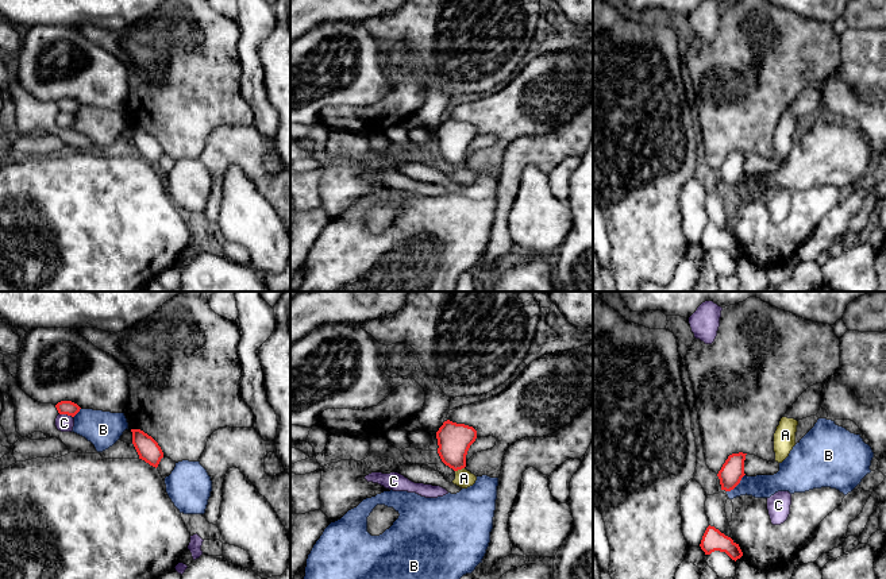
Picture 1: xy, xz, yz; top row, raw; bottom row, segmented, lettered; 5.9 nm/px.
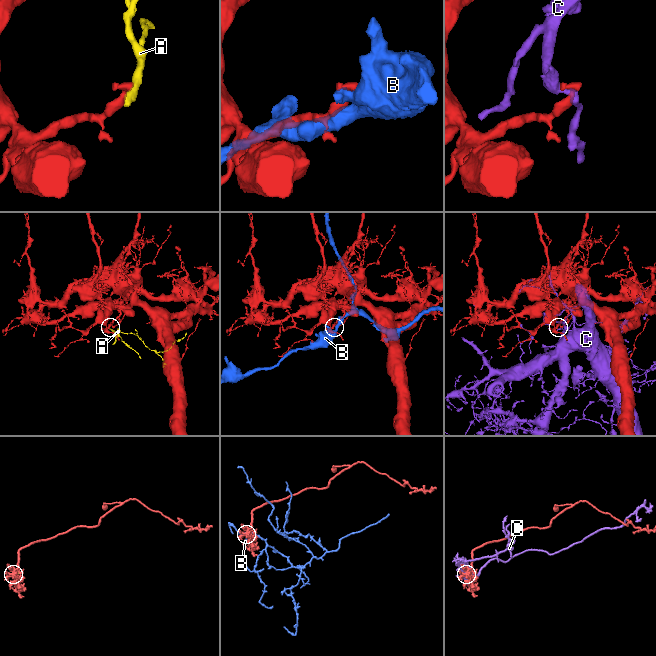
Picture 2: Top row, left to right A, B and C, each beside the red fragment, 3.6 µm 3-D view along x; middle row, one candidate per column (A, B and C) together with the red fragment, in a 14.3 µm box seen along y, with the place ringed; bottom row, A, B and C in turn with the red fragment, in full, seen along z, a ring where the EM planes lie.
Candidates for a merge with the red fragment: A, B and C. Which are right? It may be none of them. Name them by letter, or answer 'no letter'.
no letter

